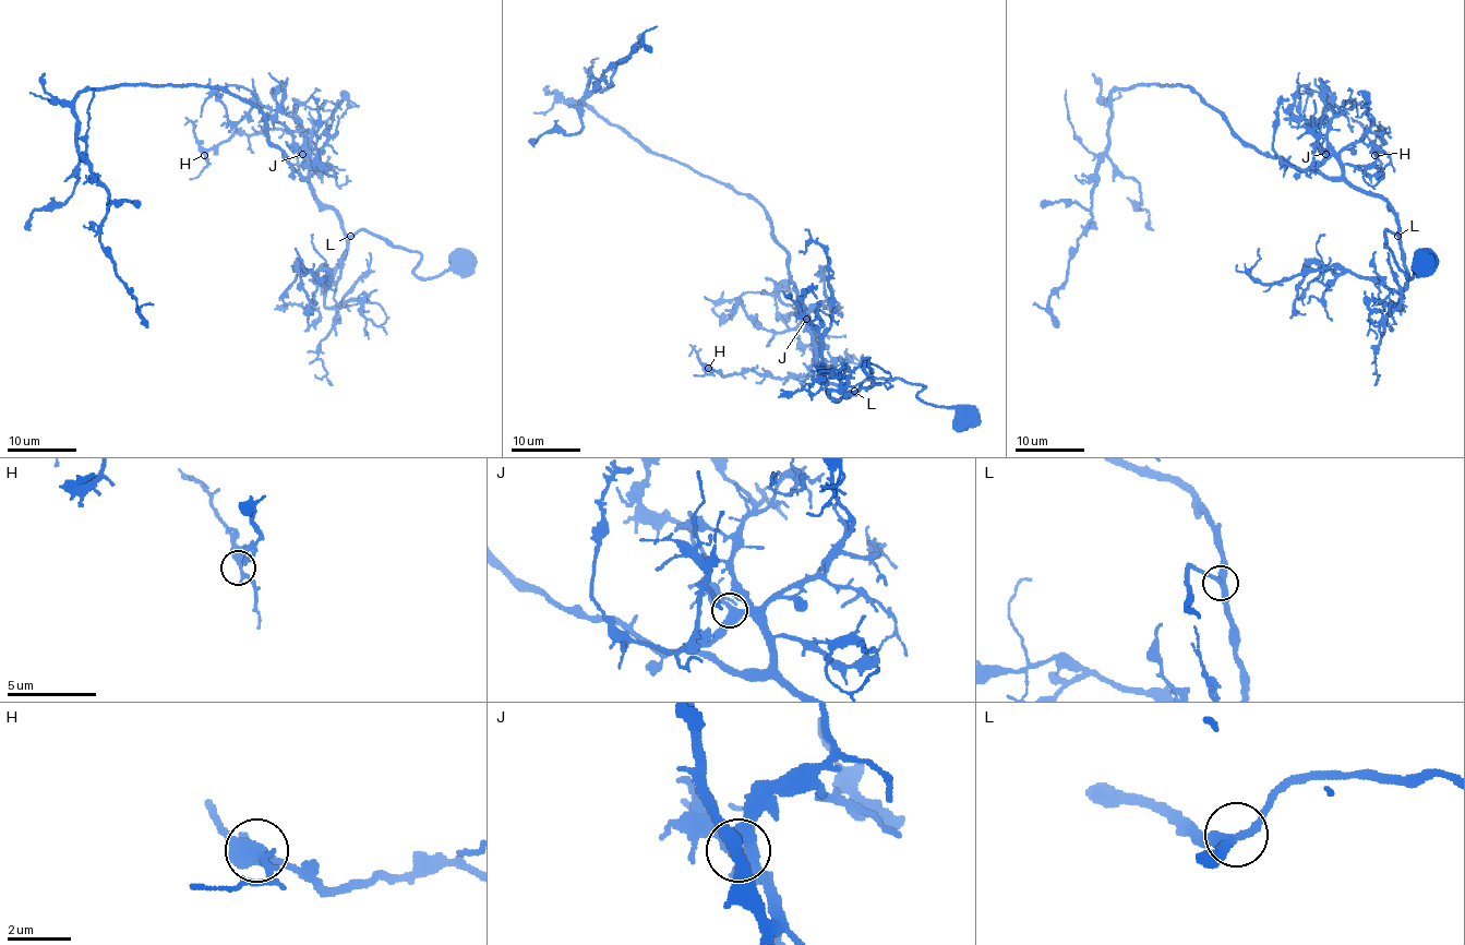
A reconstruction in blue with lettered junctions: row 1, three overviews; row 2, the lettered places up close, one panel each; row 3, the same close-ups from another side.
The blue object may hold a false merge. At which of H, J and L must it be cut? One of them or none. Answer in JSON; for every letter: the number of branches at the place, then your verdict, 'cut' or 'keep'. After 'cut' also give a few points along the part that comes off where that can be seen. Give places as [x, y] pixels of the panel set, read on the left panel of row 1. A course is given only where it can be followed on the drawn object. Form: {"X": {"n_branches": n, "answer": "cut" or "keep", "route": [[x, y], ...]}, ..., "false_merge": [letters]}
{"H": {"n_branches": 3, "answer": "keep"}, "J": {"n_branches": 3, "answer": "keep"}, "L": {"n_branches": 3, "answer": "keep"}, "false_merge": []}

